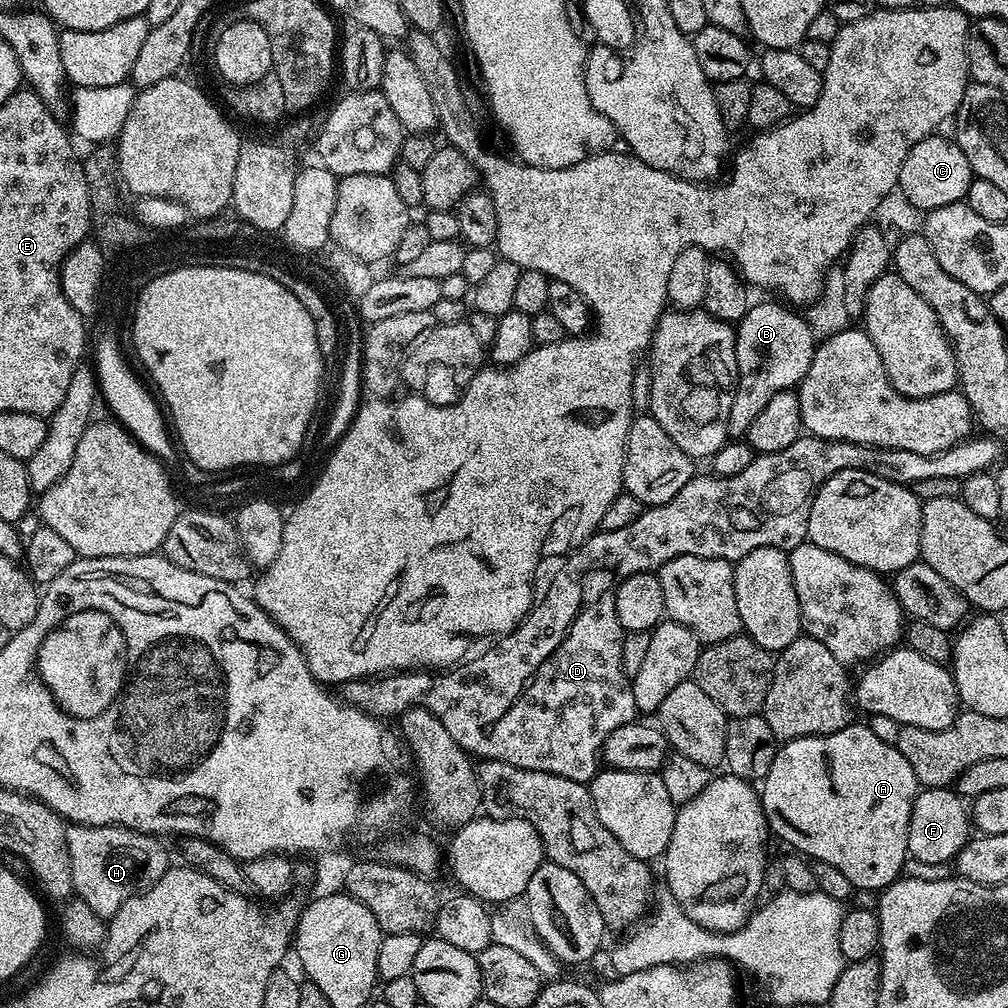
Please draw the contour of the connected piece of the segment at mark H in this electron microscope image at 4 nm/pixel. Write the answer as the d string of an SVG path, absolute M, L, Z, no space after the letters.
M72 824L68 849L75 895L102 918L110 918L130 897L149 888L170 867L161 841L147 832L135 832L119 824Z

